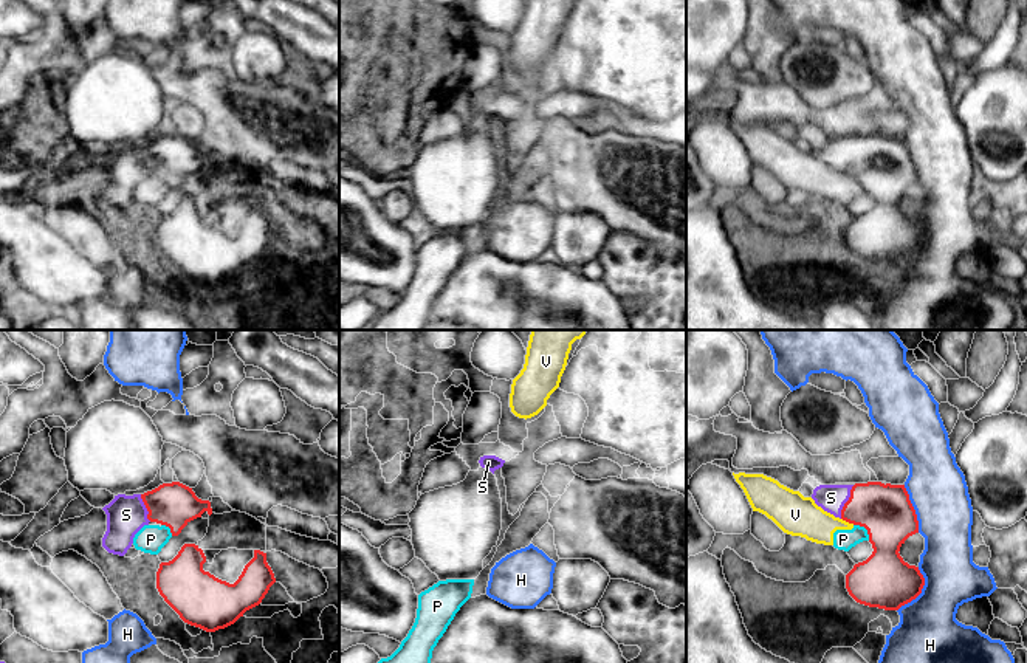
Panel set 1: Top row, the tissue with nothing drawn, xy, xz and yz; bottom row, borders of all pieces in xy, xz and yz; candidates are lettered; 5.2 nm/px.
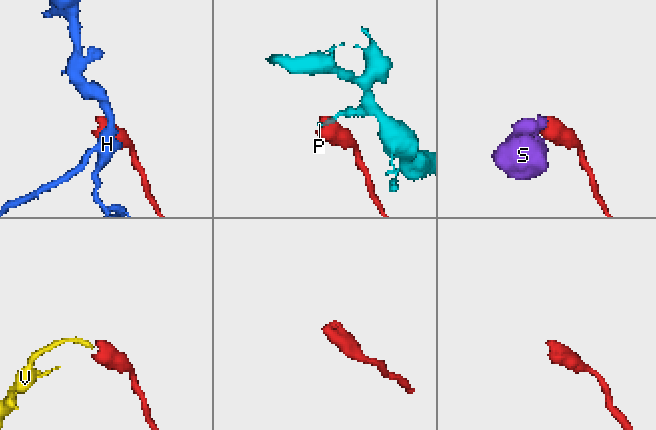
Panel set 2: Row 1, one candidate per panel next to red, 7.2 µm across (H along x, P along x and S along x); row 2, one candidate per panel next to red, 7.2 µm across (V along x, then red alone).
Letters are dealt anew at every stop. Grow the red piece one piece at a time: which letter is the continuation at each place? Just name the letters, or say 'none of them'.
S

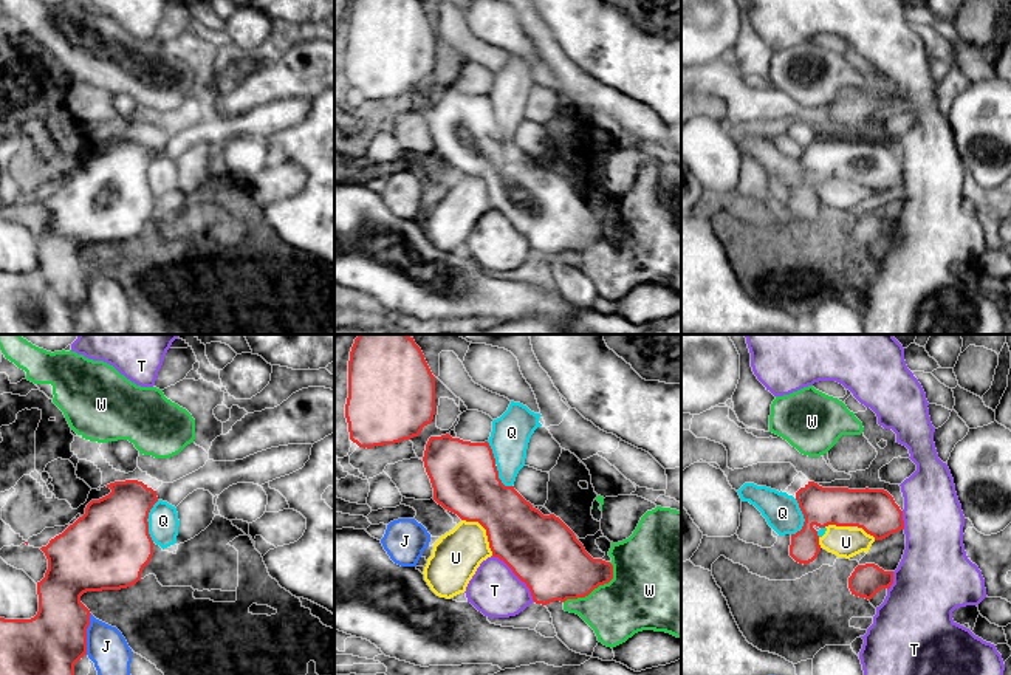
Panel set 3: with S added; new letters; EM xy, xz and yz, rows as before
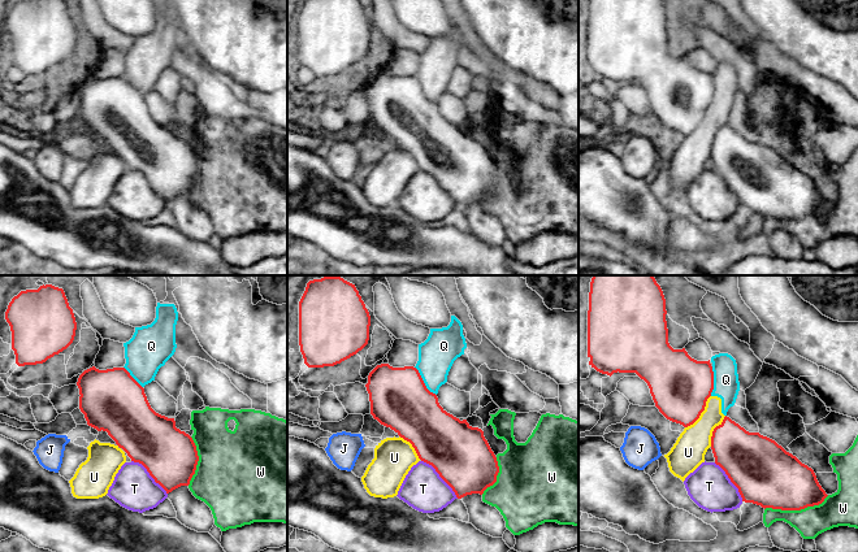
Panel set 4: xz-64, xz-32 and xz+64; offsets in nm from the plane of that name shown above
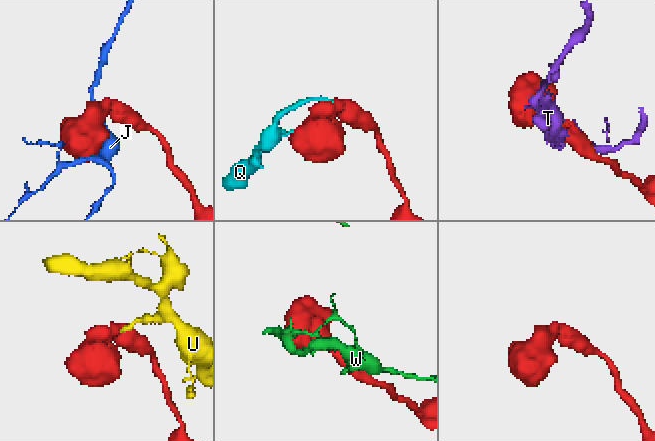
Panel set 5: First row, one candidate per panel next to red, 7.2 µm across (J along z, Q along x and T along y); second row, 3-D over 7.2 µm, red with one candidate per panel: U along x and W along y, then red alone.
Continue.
none of them

